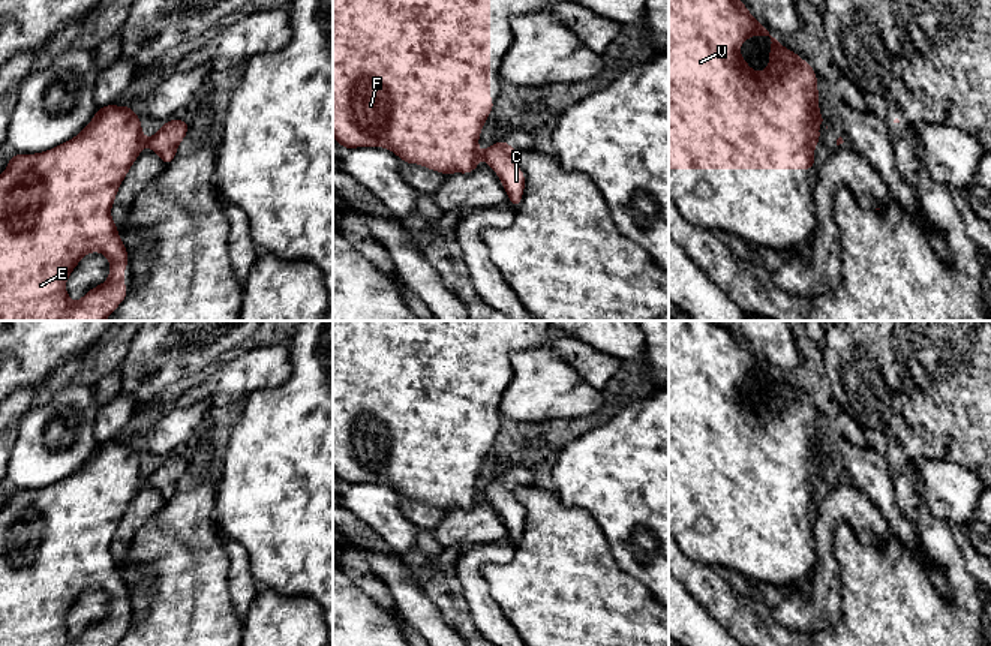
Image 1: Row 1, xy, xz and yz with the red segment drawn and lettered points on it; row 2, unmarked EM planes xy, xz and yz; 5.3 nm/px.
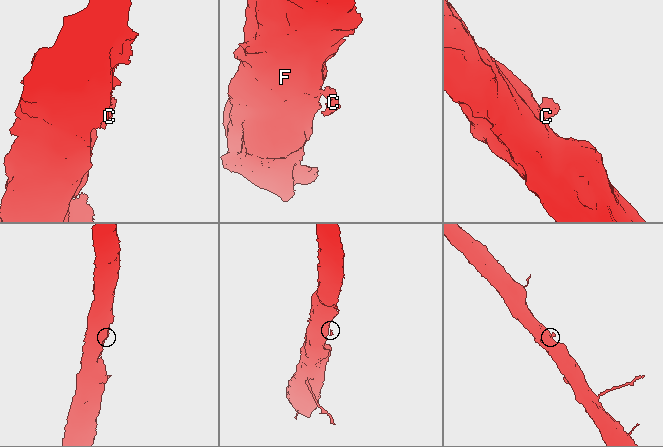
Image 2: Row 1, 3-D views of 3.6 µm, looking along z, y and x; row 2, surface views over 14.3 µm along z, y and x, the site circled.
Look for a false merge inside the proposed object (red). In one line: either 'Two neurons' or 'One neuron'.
Two neurons

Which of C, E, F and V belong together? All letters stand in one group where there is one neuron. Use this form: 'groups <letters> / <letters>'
groups C / E F V

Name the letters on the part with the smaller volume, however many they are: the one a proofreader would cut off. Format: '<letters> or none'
C

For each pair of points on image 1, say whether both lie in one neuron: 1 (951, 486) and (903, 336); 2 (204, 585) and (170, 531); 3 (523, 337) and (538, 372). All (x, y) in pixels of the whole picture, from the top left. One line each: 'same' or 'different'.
1: different
2: same
3: different

